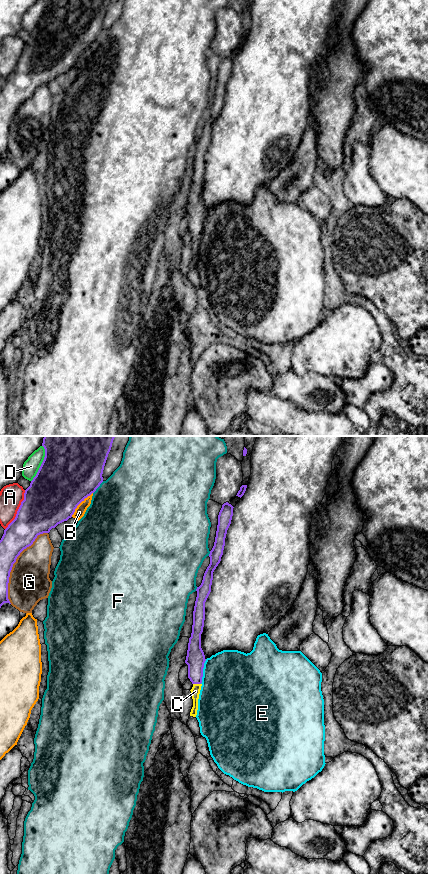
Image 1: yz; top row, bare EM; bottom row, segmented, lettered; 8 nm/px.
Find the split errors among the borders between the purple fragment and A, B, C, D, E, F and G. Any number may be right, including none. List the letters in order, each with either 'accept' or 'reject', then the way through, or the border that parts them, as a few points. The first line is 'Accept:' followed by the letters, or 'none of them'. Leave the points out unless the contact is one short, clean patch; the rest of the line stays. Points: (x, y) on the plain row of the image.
Accept: C
A: reject
B: reject
C: accept; way yz (195, 211), (197, 235), (195, 243)
D: reject
E: reject; border yz (206, 211), (200, 235)
F: reject
G: reject

